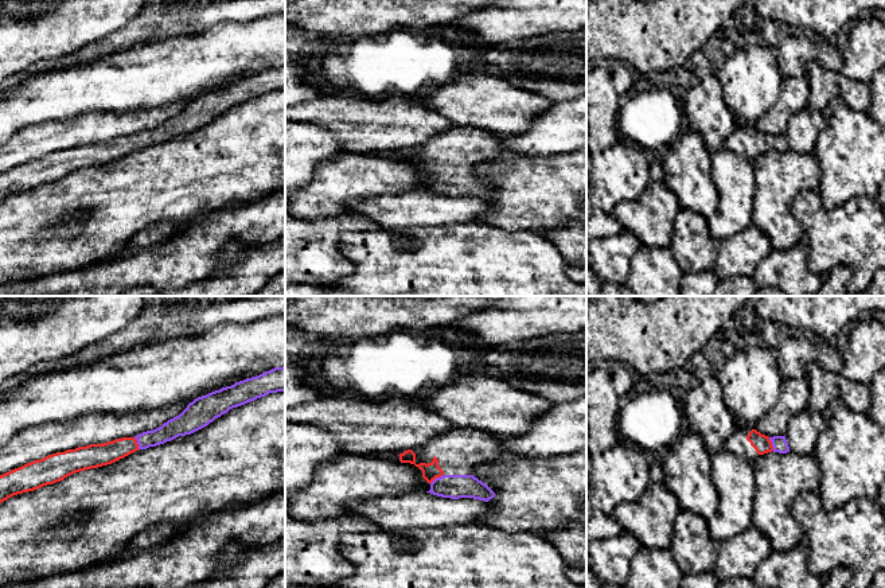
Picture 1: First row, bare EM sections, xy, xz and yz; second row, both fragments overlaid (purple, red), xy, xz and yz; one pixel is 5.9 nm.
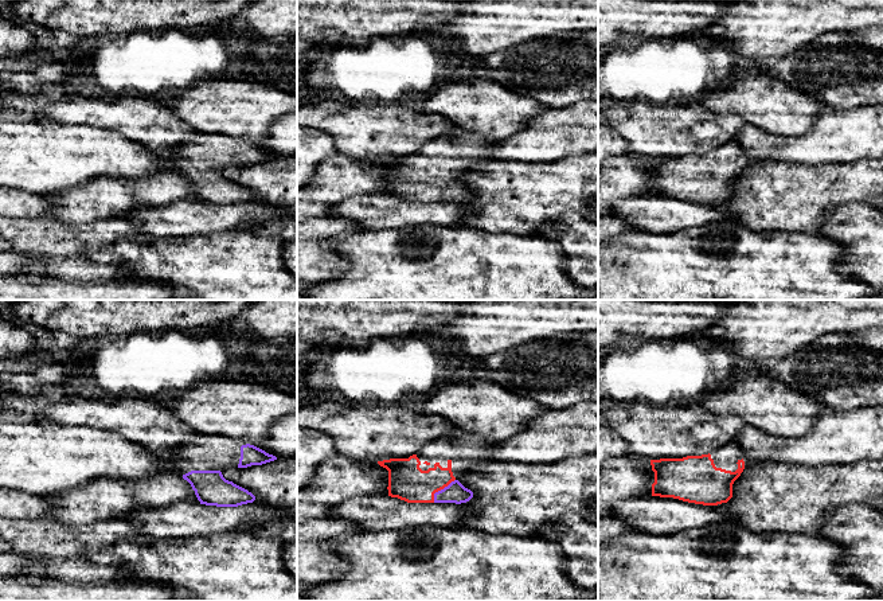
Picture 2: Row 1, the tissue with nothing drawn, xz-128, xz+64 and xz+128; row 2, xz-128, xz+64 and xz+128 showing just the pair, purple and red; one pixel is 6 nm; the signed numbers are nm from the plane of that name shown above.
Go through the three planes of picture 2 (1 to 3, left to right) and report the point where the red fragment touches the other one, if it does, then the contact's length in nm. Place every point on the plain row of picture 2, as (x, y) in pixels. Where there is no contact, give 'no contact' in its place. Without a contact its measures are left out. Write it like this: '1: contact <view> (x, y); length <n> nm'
1: no contact
2: contact xz+64 (441, 188); length 190 nm
3: no contact

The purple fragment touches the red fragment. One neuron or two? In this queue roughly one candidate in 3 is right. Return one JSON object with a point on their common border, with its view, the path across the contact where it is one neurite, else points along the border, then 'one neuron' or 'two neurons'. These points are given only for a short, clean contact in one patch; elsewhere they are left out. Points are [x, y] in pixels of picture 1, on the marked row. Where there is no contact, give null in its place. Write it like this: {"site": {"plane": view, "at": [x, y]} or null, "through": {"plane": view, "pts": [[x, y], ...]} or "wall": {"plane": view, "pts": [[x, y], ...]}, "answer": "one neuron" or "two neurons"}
{"site": {"plane": "xz", "at": [436, 478]}, "through": {"plane": "xz", "pts": [[448, 486], [444, 486], [436, 478], [431, 471]]}, "answer": "one neuron"}

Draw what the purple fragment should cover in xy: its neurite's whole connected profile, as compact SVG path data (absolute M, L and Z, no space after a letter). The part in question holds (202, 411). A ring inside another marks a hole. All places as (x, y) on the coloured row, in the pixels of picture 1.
M285 366L274 367L257 377L198 397L179 416L153 431L143 432L134 437L56 452L27 463L0 475L0 503L13 495L61 482L75 472L112 464L139 449L191 435L230 409L277 392L285 392Z

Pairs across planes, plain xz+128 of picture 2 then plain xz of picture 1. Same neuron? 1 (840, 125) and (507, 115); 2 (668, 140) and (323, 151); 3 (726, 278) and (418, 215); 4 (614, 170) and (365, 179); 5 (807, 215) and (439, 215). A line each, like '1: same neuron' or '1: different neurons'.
1: different neurons
2: different neurons
3: different neurons
4: same neuron
5: different neurons

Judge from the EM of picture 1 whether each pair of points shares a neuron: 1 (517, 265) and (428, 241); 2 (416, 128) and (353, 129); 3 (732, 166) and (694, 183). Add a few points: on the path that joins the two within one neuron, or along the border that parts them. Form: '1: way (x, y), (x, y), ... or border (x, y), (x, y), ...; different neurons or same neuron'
1: way (495, 265), (452, 265), (449, 263); same neuron
2: way (400, 128), (369, 128); same neuron
3: border (710, 155), (712, 180), (717, 190), (718, 206); different neurons

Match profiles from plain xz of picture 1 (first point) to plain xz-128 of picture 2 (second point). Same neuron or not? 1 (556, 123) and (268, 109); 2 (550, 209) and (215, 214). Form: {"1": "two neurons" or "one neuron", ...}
{"1": "two neurons", "2": "two neurons"}

